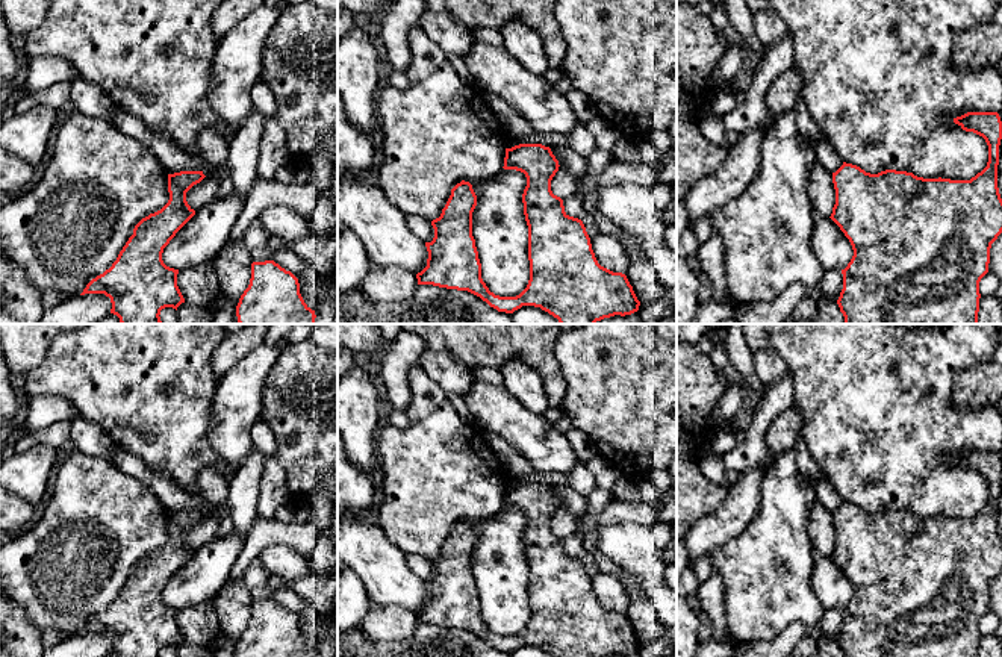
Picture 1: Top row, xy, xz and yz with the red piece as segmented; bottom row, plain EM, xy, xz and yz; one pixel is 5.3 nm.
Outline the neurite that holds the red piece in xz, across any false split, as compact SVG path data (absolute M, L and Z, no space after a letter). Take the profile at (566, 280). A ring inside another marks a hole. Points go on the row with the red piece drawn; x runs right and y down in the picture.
M519 144L506 148L503 168L521 171L527 177L522 203L528 226L530 280L519 295L495 295L481 279L481 263L472 236L472 212L477 206L477 195L472 185L465 180L451 189L440 216L431 221L434 238L431 242L425 242L428 259L427 266L416 274L418 285L468 291L506 313L513 313L522 306L540 307L557 318L560 324L595 324L604 318L637 312L640 301L627 276L598 263L583 221L569 216L565 212L563 200L552 194L551 180L559 167L551 148L542 144Z

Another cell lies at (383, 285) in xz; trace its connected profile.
M371 262L360 289L374 303L387 304L407 301L412 298L416 286L416 274Z

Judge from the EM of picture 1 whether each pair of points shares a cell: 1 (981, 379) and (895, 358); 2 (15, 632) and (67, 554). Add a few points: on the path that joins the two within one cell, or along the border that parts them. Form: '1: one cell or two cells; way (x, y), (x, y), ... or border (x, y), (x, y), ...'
1: two cells; border (986, 361), (957, 374), (951, 392), (952, 407)
2: two cells; border (15, 601), (41, 633)

